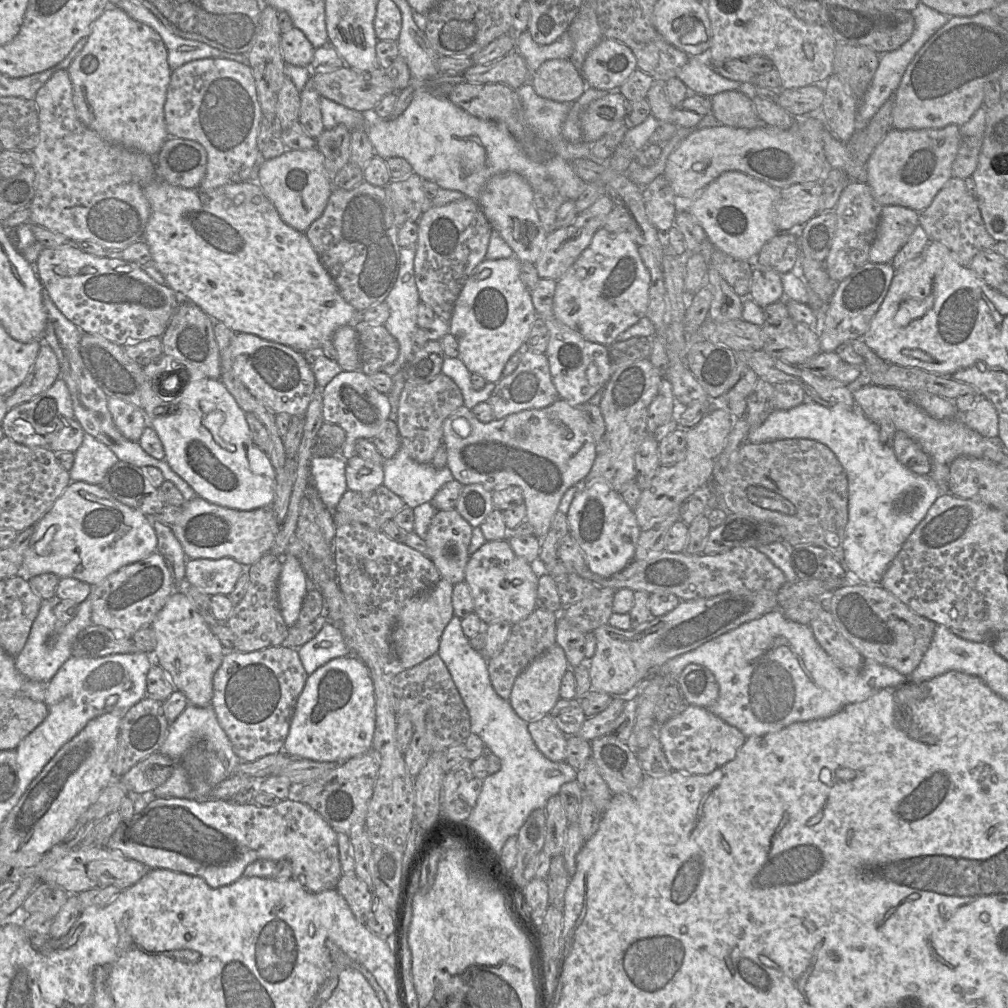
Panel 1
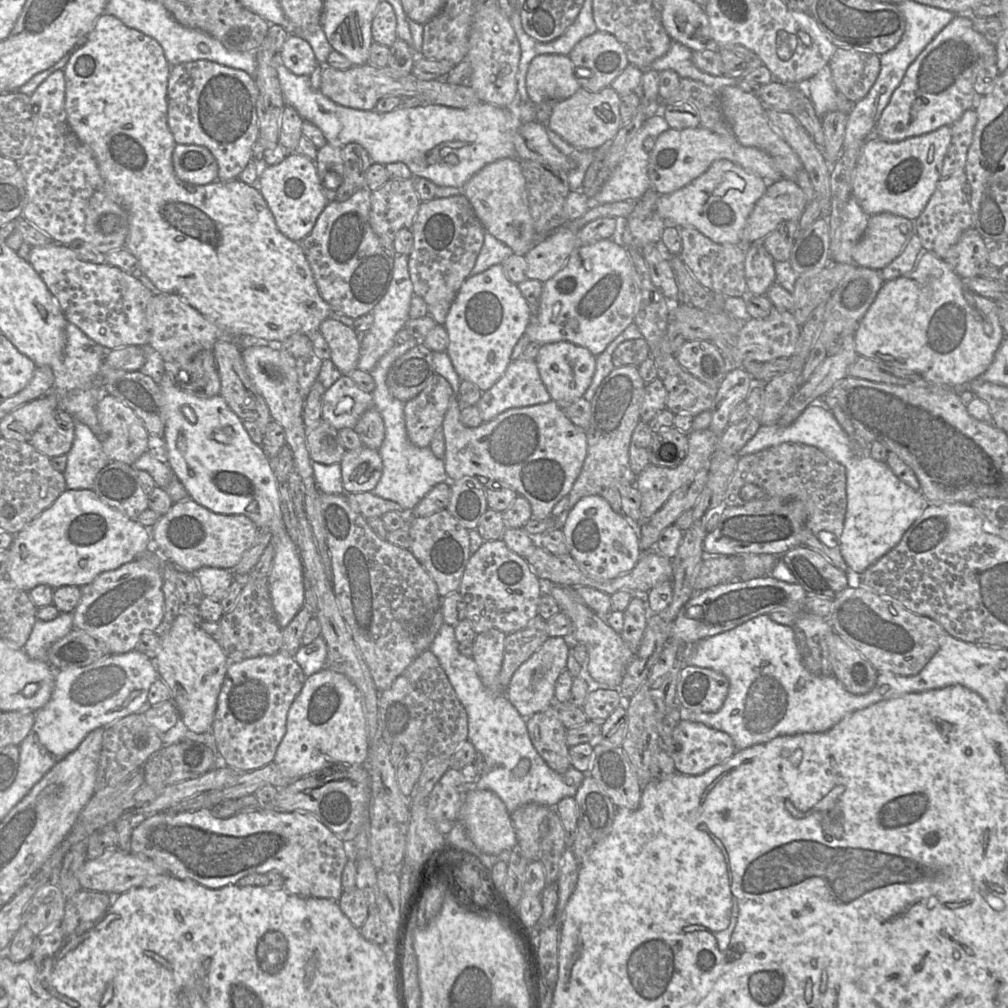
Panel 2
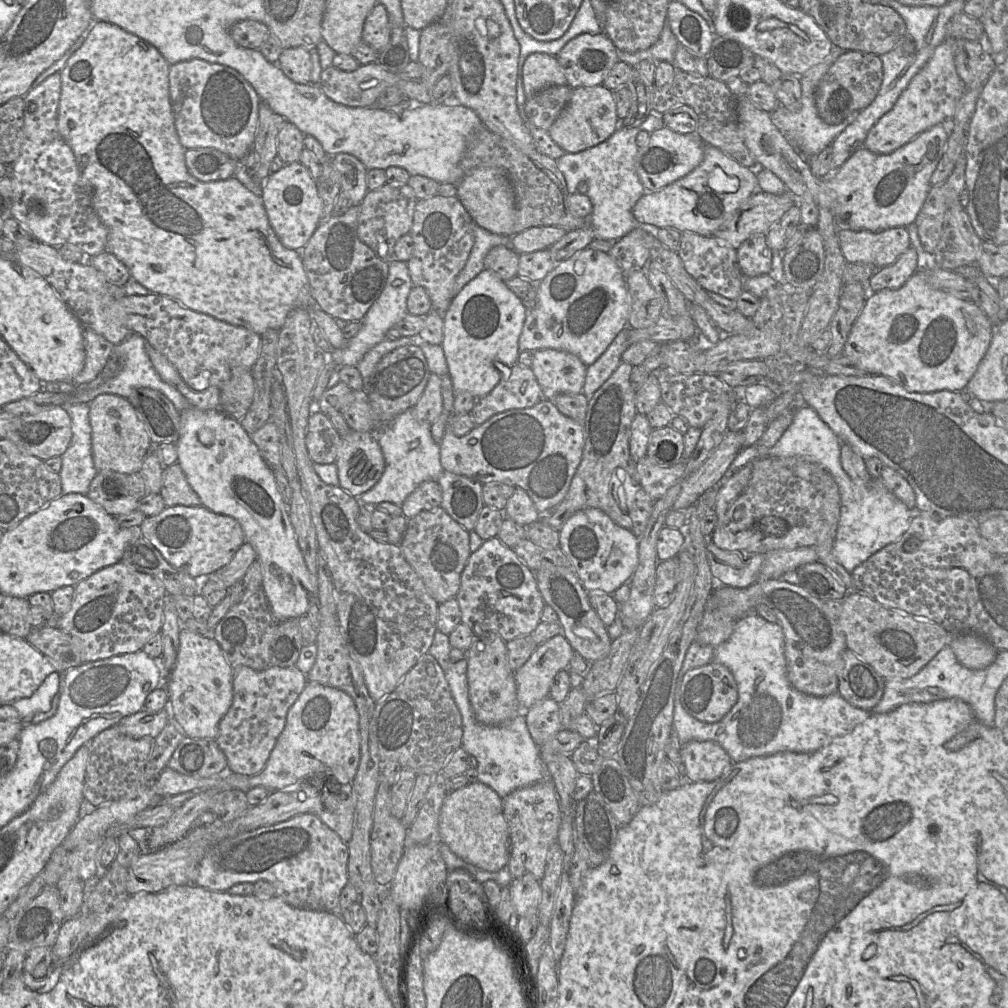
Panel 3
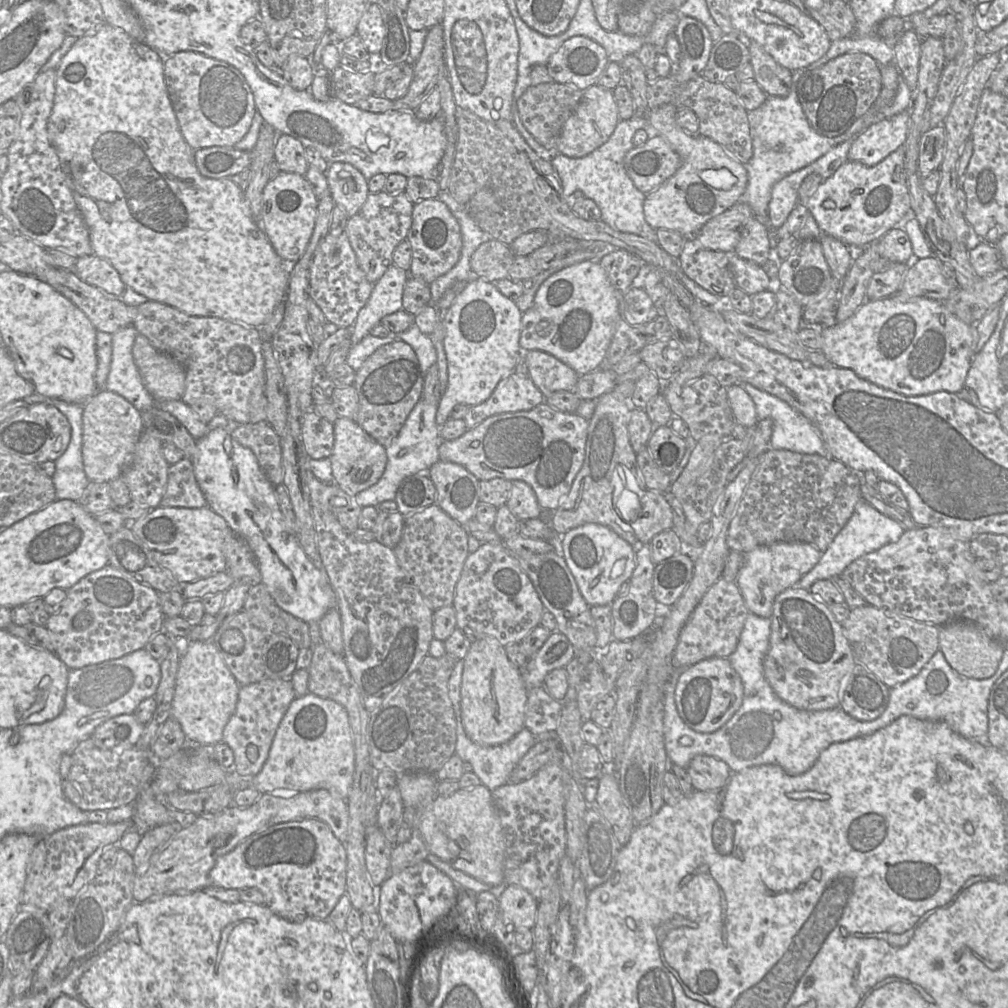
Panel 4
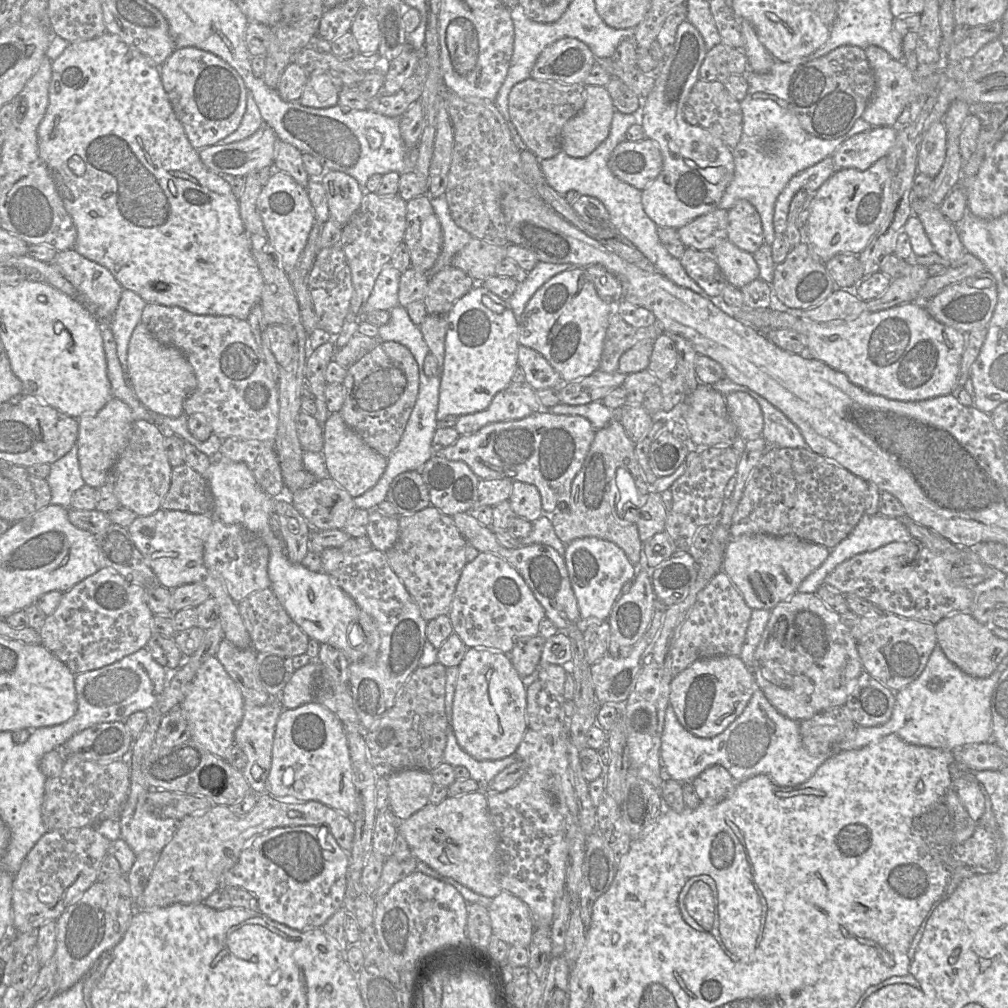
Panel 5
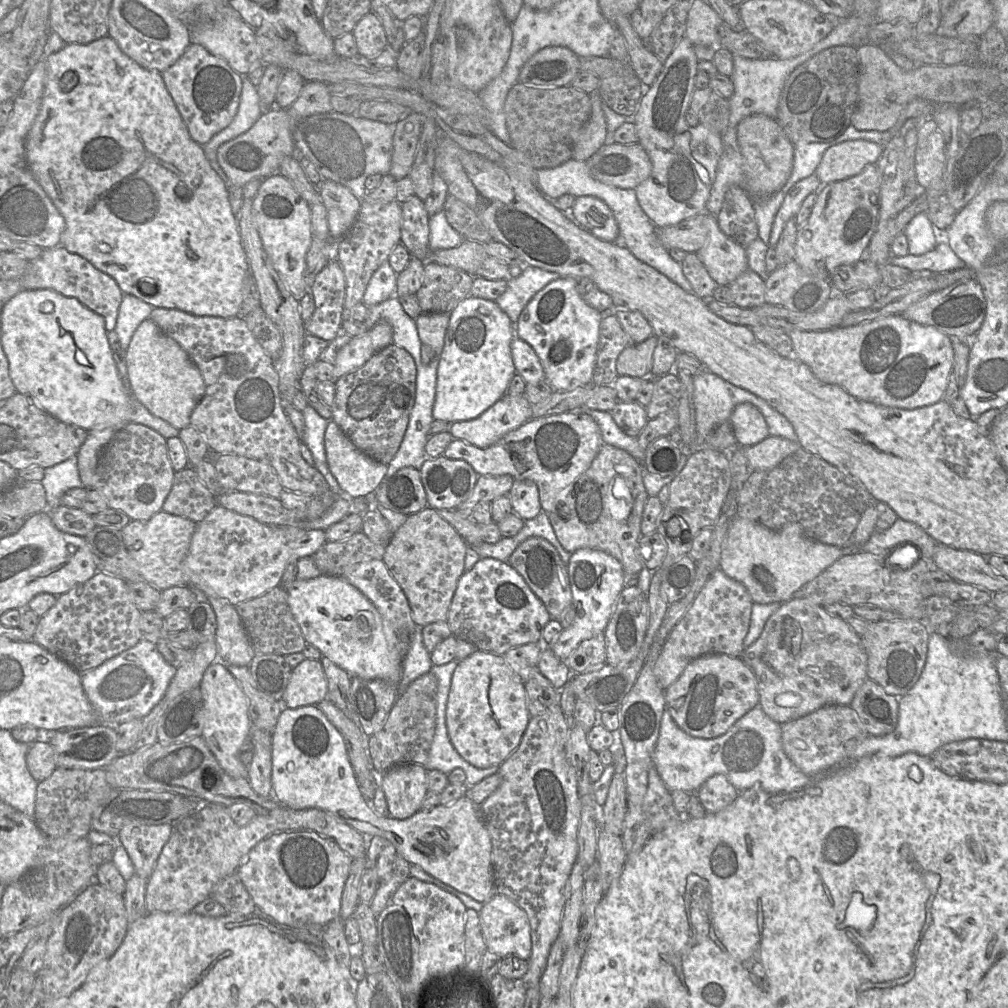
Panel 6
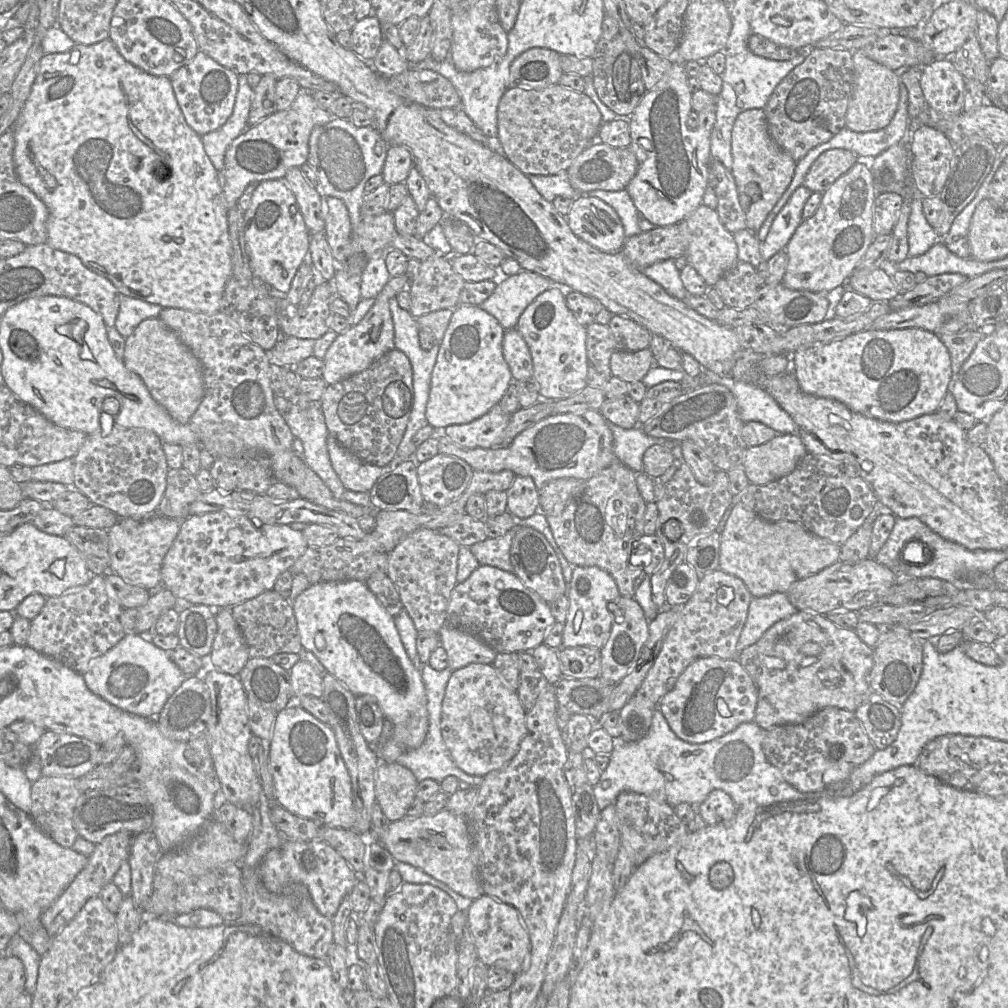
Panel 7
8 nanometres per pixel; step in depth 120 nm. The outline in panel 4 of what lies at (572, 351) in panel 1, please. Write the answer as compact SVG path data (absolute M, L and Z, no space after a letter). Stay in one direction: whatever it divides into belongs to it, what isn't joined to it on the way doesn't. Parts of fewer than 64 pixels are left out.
M540 350L525 352L529 377L546 397L556 391L574 391L579 375L553 355Z

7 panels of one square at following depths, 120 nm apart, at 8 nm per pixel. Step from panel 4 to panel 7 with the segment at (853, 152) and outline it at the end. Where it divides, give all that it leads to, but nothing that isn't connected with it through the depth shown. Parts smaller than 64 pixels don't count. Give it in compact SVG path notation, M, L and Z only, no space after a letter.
M829 149L819 155L808 170L803 186L811 192L824 192L856 162L855 153L846 149Z

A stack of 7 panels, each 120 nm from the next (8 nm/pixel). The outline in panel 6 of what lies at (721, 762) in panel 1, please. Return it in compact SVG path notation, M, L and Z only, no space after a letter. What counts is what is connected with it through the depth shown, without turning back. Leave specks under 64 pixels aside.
M724 775L709 777L695 792L707 814L715 814L733 804L739 792Z

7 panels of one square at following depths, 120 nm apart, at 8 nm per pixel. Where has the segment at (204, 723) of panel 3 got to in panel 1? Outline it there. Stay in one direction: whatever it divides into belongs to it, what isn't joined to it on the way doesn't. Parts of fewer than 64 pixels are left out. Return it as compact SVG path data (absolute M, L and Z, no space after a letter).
M175 590L150 626L156 638L154 662L166 671L175 689L184 693L188 704L198 707L210 705L213 697L213 677L222 663L226 649L208 628L201 613L186 594Z

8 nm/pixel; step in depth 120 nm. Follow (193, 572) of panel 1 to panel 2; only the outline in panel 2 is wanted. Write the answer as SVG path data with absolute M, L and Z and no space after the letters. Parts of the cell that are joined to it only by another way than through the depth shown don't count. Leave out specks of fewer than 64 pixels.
M202 567L193 573L204 597L221 602L229 593L230 586L235 580L231 570Z

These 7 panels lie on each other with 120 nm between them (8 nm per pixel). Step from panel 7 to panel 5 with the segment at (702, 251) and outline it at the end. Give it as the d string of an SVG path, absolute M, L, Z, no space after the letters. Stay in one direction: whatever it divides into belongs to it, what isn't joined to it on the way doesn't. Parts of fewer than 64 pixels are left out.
M728 239L716 245L712 252L728 284L741 289L759 278L759 268L752 254L739 249Z

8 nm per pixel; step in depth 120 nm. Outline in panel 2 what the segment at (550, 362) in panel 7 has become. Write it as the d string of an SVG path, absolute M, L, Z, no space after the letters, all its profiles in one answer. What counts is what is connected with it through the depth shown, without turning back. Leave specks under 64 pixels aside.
M611 238L579 246L568 258L564 267L544 282L539 312L537 316L532 317L525 333L515 345L511 354L511 361L517 360L531 342L542 346L559 341L568 341L588 349L597 357L634 322L634 317L639 308L639 296L640 279L625 246L616 243Z

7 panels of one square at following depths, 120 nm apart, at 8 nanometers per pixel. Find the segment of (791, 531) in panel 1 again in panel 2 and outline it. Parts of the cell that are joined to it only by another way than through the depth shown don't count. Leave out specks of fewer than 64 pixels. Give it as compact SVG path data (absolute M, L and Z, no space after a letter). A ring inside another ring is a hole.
M782 443L742 456L725 492L723 504L727 507L745 506L761 510L773 510L791 498L800 499L807 509L807 519L801 530L801 546L810 547L823 554L842 571L849 566L840 551L840 539L847 508L845 467L817 447L800 443ZM747 484L765 490L765 496L750 502L740 495Z

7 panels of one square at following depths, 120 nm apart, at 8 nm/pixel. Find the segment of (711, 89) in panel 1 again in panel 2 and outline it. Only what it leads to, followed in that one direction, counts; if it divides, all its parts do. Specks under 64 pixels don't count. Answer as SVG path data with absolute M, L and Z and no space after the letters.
M671 41L671 47L668 52L655 59L649 66L649 69L660 72L662 70L673 70L680 78L690 78L700 81L719 91L726 86L737 86L740 79L726 76L713 76L698 69L692 59L692 51L679 42Z

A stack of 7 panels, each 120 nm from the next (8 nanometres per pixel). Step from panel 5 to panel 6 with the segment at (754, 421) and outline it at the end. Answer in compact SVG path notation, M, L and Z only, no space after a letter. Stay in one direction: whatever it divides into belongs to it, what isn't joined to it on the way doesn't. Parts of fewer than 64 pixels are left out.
M751 403L736 405L731 413L730 423L740 447L751 447L770 436L764 416Z

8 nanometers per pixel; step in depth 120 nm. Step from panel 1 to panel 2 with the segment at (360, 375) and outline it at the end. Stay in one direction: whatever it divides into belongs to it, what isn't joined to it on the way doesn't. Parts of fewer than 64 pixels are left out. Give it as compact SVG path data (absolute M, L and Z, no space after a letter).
M342 375L325 391L322 420L335 429L353 429L362 414L373 407L371 393L361 390L349 375Z

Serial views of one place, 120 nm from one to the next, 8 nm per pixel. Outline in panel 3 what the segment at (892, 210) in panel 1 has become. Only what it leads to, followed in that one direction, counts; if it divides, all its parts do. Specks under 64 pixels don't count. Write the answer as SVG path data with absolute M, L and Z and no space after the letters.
M903 226L877 232L839 230L838 240L846 262L871 263L877 267L892 264L911 245Z

